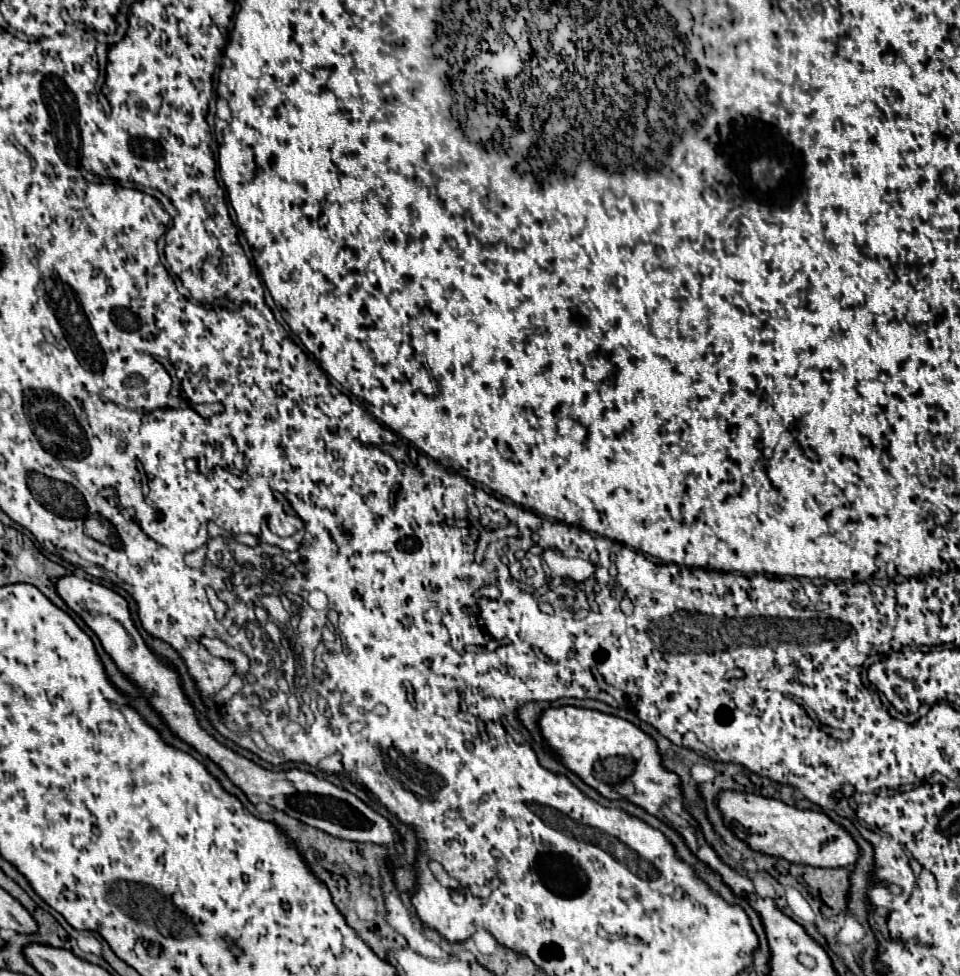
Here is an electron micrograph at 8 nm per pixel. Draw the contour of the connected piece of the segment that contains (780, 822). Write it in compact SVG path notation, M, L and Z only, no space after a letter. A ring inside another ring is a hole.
M719 793L719 809L723 819L731 825L735 835L755 851L783 857L793 863L813 865L813 867L847 867L855 865L861 857L861 847L841 825L837 825L829 815L809 809L797 809L777 799L767 799L753 793Z

